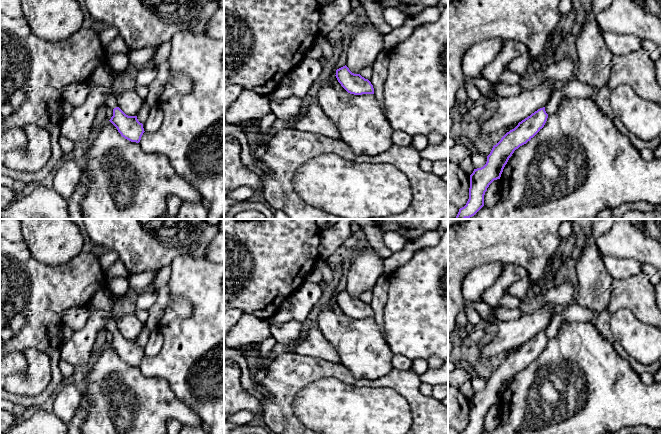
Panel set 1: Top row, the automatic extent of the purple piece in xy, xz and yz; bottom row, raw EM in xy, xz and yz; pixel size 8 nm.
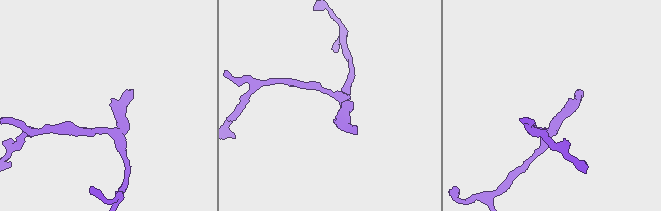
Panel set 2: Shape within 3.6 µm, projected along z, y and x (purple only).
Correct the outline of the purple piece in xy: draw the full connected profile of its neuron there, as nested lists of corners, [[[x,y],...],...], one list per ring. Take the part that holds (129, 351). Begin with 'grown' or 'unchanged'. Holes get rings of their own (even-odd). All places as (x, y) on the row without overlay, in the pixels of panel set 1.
grown; [[[109,317],[105,329],[113,334],[113,340],[109,344],[125,363],[139,367],[143,359],[143,348],[137,343],[137,340],[126,339],[118,330],[114,317]]]

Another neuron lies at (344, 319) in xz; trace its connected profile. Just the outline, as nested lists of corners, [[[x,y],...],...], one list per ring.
[[[333,292],[332,294],[332,298],[330,300],[330,307],[333,309],[333,311],[339,316],[339,320],[343,325],[349,325],[351,322],[351,318],[348,317],[342,310],[341,308],[338,306],[337,302],[336,302],[336,294],[335,292]]]

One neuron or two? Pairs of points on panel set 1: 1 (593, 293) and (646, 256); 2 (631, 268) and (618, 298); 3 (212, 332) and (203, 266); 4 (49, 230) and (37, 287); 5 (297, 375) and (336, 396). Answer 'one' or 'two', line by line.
1: two
2: two
3: one
4: two
5: two

